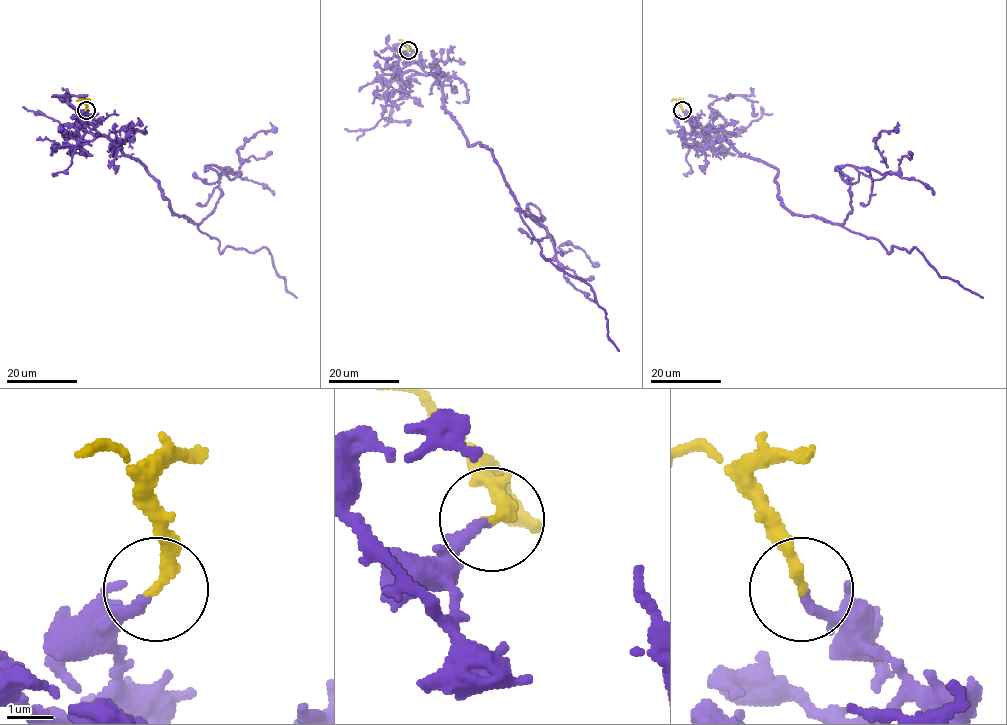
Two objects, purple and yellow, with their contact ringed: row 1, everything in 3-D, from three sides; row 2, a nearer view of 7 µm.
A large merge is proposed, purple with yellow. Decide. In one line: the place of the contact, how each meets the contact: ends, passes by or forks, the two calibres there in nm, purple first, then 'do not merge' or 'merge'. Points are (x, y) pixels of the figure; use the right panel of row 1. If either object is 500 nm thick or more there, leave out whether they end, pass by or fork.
at (682, 110); purple ends there; yellow ends there; 220 nm thick on the purple side, 260 nm on the other; merge

